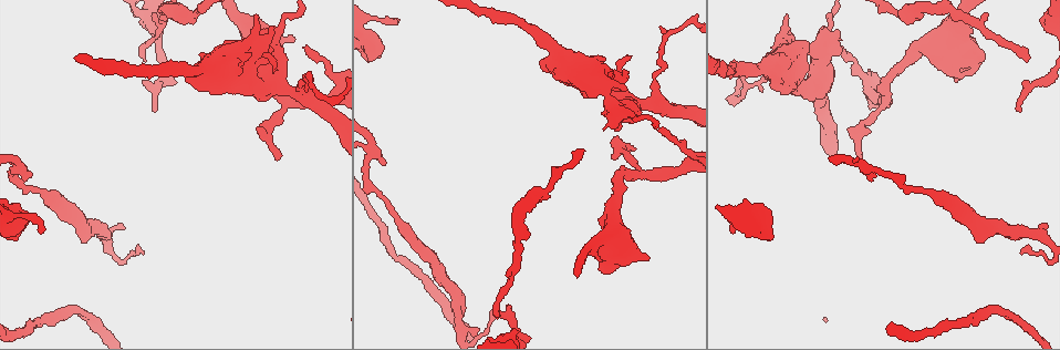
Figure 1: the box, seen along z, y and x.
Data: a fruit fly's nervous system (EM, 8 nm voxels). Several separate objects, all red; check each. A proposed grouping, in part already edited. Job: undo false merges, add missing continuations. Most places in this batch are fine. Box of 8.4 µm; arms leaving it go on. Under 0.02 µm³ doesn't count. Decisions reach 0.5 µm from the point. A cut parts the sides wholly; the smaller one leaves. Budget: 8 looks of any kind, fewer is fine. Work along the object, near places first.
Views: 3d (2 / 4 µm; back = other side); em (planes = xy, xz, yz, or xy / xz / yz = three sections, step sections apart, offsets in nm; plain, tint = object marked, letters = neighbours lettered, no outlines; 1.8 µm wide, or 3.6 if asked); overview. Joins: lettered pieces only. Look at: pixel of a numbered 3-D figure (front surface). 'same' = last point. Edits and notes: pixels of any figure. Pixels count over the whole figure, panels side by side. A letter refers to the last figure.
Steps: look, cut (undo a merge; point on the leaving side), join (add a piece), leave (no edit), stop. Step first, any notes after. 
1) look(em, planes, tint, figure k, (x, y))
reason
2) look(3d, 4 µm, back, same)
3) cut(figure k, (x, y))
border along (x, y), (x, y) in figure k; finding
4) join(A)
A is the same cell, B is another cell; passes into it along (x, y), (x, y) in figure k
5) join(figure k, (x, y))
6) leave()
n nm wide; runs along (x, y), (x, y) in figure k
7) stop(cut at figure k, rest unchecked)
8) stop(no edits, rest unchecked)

look(em, xy, step 8, letters, figure 1, (772, 237))

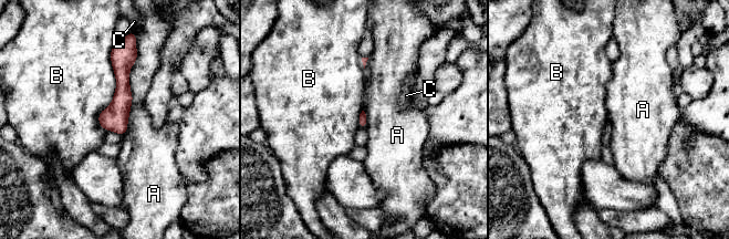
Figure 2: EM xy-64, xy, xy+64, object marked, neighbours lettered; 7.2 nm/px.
leave()
A, B and C are other cells; border along (136, 49), (122, 135) in figure 2; none of them fits

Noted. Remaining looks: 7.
look(em, planes, letters, figure 1, (875, 175))
thin end

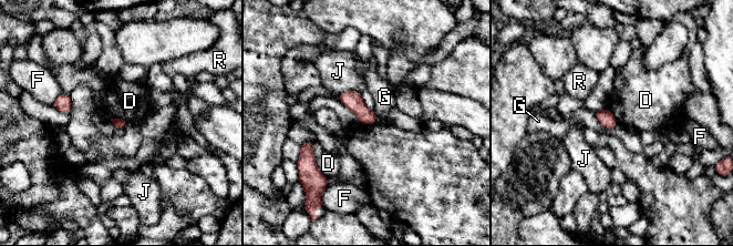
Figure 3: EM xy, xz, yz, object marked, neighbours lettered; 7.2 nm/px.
leave()
D, F, G, J and R are other cells; border along (313, 142), (316, 165), (327, 177) in figure 3; none of them fits

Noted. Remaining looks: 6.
look(3d, 4 µm, figure 1, (507, 307))
free end

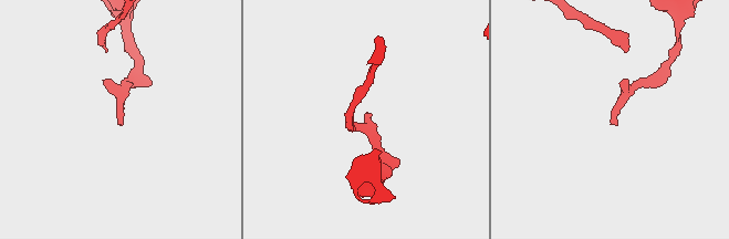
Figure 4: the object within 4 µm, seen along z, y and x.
look(em, planes, letters, figure 4, (365, 118))

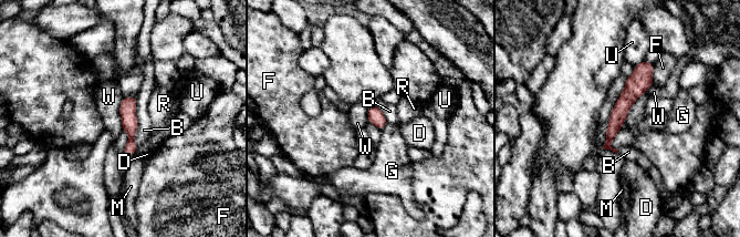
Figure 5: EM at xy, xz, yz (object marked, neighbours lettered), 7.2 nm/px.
leave()
B, D, F, G, M, R, U and W are other cells; runs along (648, 65), (624, 102), (606, 146) in figure 5; no lettered piece goes on from it

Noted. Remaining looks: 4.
stop(no edits, rest unchecked)

